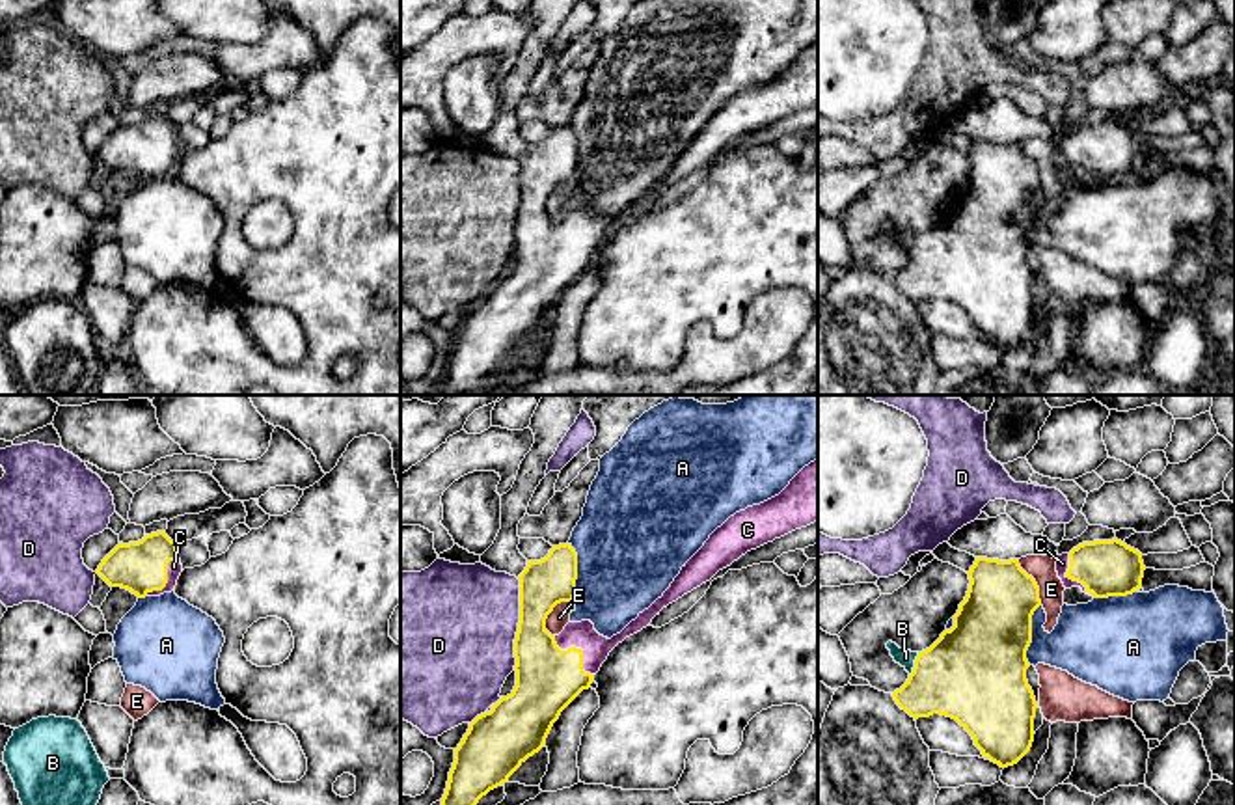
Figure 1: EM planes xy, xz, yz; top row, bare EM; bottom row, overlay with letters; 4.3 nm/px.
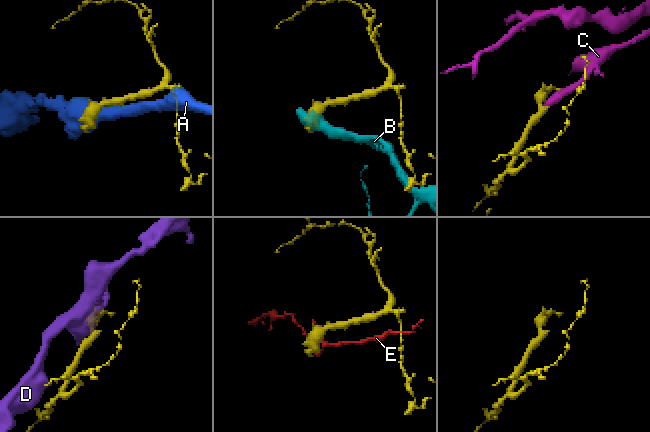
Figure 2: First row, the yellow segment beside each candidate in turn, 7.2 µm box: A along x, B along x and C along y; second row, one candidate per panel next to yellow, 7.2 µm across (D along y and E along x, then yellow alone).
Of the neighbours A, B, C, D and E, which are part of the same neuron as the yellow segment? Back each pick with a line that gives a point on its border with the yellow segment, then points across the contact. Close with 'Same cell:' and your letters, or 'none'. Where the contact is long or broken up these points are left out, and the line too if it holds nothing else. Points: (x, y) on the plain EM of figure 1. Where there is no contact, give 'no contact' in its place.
C: meets yellow in xz at (580, 231); runs through xz (548, 261), (580, 231), (595, 230)
Same cell: C

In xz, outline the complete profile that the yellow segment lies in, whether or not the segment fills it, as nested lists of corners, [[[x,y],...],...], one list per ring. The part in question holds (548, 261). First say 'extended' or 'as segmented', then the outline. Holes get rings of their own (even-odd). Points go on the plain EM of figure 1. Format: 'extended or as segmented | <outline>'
extended | [[[818,41],[805,48],[779,78],[736,95],[717,110],[704,129],[682,149],[663,179],[611,222],[600,218],[590,203],[568,205],[559,218],[551,218],[546,212],[546,201],[553,190],[561,184],[572,184],[576,179],[577,136],[572,127],[553,129],[544,142],[527,143],[525,153],[518,158],[520,205],[514,222],[516,268],[512,276],[501,280],[490,294],[477,298],[469,306],[468,315],[455,332],[455,345],[441,380],[443,395],[469,395],[482,378],[507,365],[529,339],[544,330],[561,294],[583,272],[590,270],[594,257],[600,253],[609,235],[626,220],[646,211],[663,190],[710,164],[719,153],[730,149],[747,134],[814,104],[818,104]]]

